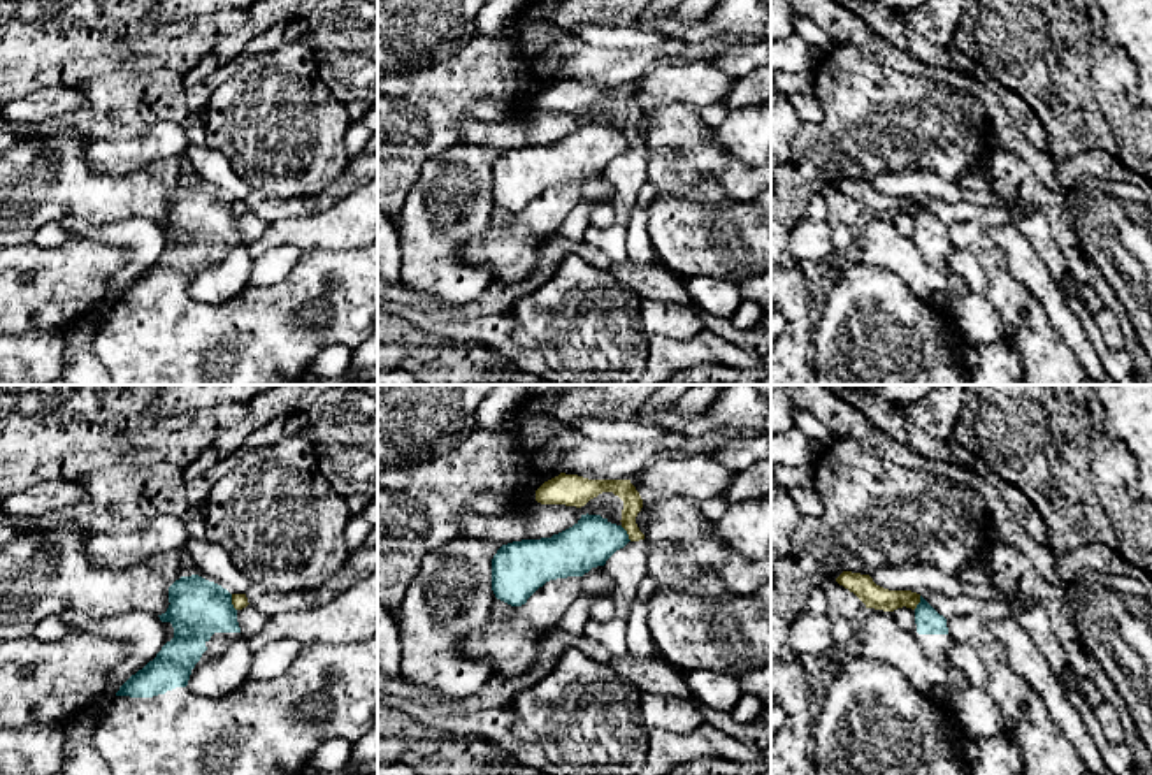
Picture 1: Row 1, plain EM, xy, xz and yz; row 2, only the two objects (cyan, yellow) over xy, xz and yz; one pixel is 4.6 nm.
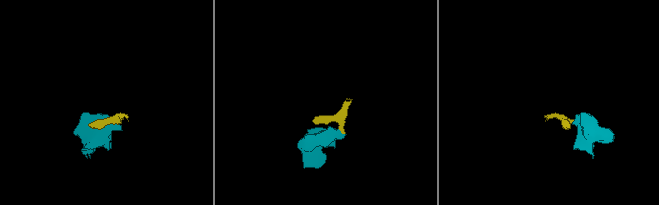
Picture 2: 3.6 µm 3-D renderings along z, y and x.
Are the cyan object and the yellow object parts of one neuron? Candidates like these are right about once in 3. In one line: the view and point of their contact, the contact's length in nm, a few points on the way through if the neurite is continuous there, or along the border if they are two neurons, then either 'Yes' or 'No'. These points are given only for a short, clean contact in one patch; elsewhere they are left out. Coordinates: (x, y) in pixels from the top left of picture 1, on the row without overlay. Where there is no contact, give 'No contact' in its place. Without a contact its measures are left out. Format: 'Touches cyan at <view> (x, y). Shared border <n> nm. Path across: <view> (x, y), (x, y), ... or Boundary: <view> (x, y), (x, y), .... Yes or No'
Touches cyan at xy (230, 210). Shared border 80 nm. Boundary: xy (230, 201), (230, 210), (236, 217). No

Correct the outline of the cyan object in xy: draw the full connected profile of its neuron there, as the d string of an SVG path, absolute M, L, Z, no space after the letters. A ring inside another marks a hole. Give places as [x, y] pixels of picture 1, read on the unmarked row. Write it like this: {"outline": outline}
{"outline": "M191 181L181 183L169 193L169 209L167 218L158 223L172 230L174 244L105 306L93 334L93 353L114 385L300 385L314 357L327 344L339 343L355 350L371 336L378 316L378 237L367 246L349 250L302 250L297 265L276 285L248 283L232 299L211 304L195 301L188 286L197 271L244 244L232 200L214 188Z"}

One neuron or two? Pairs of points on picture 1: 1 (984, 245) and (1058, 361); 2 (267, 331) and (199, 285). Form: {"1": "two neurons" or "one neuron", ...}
{"1": "one neuron", "2": "two neurons"}

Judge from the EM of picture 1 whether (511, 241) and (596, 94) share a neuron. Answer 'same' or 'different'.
different

